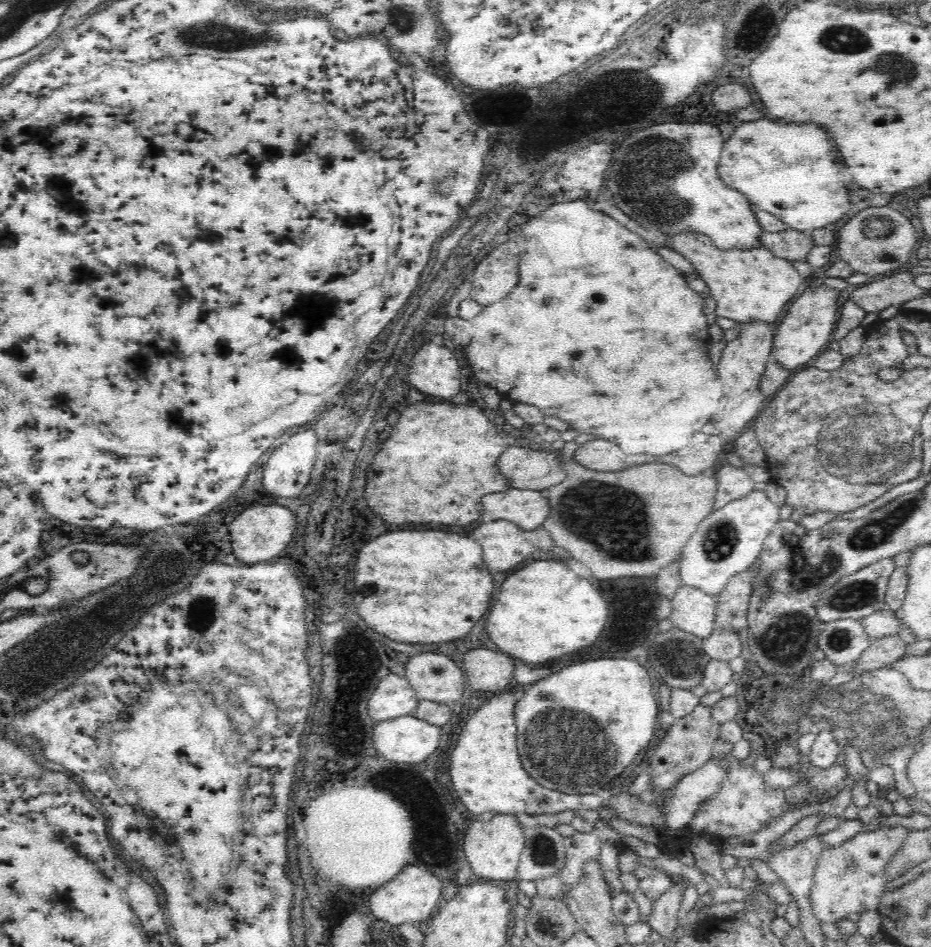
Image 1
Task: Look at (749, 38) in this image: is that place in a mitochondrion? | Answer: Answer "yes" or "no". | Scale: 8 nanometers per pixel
no

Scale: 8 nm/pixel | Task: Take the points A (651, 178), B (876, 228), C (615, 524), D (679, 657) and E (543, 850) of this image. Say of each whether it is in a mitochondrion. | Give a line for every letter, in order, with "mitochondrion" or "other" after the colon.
A: mitochondrion
B: mitochondrion
C: mitochondrion
D: mitochondrion
E: mitochondrion

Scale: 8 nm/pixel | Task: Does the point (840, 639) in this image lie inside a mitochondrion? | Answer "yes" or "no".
yes

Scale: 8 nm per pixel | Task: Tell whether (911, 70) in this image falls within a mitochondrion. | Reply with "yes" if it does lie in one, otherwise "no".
yes

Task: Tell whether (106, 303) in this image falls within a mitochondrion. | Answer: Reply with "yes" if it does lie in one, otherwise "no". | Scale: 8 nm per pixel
no

